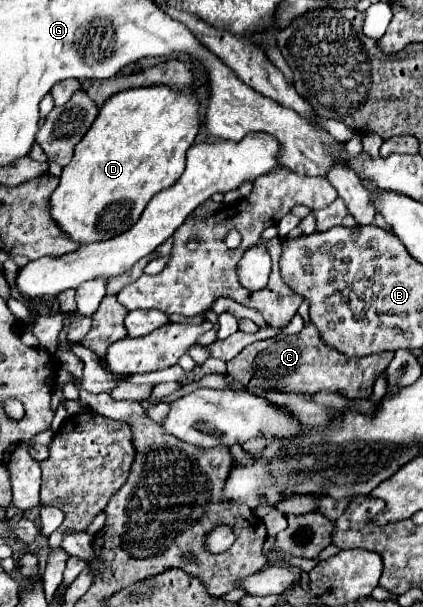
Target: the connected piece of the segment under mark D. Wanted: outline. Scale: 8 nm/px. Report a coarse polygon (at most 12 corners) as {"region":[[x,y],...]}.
{"region":[[105,101],[49,197],[75,243],[125,233],[173,185],[199,105]]}

